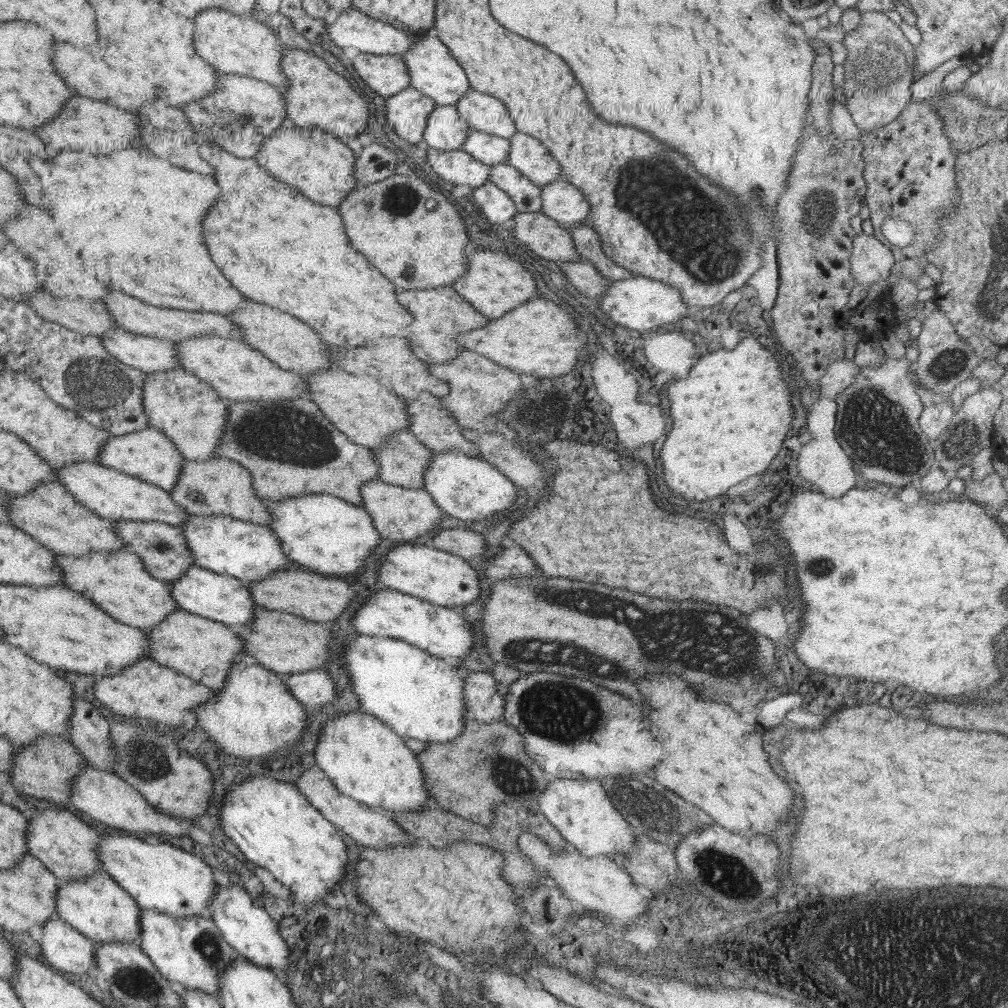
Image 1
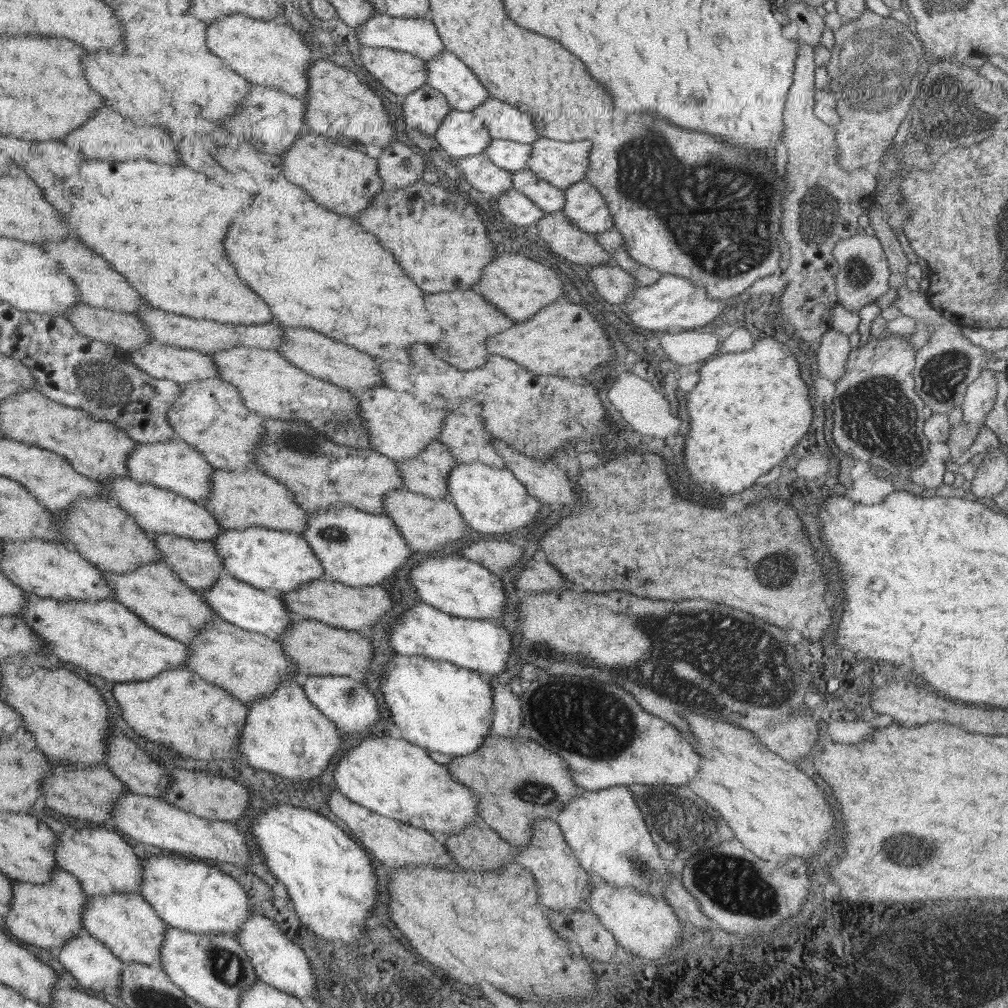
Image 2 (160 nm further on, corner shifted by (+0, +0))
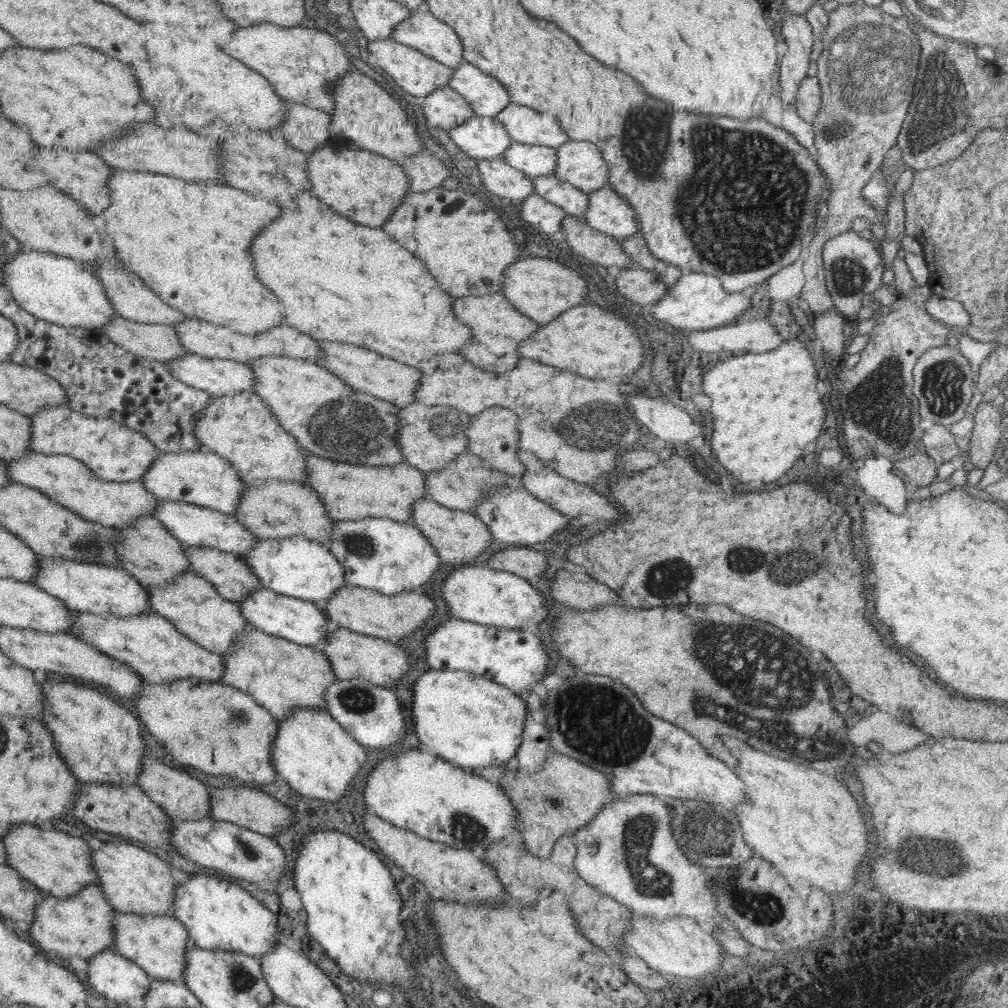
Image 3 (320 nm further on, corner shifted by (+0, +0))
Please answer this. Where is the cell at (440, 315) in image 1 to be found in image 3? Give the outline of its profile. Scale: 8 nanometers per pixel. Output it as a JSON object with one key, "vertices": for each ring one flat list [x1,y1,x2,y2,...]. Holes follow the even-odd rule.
{"vertices":[[487,294,487,296,465,296,465,298,457,298,453,302,453,314,471,328,473,334,473,344,463,350,467,352,465,356,473,356,479,354,475,358,479,360,469,360,475,366,479,366,485,372,507,372,513,370,519,354,515,352,519,342,523,342,525,338,529,338,537,329,538,325,530,318,522,315,516,308,513,308,501,294]]}

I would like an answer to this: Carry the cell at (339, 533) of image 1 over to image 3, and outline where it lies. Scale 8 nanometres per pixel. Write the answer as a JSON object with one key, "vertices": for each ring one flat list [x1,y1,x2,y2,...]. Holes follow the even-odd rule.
{"vertices":[[367,516,359,520,337,520,330,534,328,549,337,562,344,568,344,584,362,589,371,589,384,595,399,594,403,591,418,591,425,582,439,572,441,559,424,538,423,533,409,522,395,522,388,518,371,518]]}

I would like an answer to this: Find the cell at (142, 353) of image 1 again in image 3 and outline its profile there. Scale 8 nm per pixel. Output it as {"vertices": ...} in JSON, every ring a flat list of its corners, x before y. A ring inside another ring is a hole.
{"vertices":[[187,352,163,363,179,382,184,382,187,386,195,387,197,390,207,390,212,396,233,396,238,392,253,392,252,388,256,384,254,372,248,364,240,361,207,358]]}

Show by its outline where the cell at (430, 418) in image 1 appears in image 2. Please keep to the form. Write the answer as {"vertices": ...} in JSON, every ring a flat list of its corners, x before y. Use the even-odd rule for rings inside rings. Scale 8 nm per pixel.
{"vertices":[[461,402,451,414,455,414,455,420,445,417,437,442,444,444,458,463,483,462,505,467,491,447,493,438,483,432,483,418,477,402]]}

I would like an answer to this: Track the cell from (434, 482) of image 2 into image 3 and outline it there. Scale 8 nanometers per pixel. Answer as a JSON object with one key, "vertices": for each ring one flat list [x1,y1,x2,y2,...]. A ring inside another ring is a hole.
{"vertices":[[467,450,452,460,445,468,424,474,425,498,449,509,468,512,473,512,474,508,482,501,482,496,486,492,496,490,500,484,523,485,519,483,517,477,508,475,503,471,487,469,479,457]]}

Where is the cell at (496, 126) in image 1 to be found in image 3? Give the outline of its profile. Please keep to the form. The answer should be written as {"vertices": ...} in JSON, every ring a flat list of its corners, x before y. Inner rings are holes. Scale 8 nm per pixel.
{"vertices":[[512,102,496,114,495,120,501,122,512,142,531,146,547,146,557,149,568,142,567,135,561,130,558,120,553,114,540,114,535,109,519,106]]}

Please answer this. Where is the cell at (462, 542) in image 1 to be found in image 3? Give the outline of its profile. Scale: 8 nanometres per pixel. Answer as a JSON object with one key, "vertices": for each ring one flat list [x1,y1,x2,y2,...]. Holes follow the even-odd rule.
{"vertices":[[511,547,493,553,487,561,487,567,520,576,535,586,539,592,549,592,547,586,546,554,527,547]]}

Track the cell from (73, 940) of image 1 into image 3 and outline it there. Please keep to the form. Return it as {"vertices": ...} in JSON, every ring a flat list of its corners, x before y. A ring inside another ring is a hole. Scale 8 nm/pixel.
{"vertices":[[113,949,102,950,86,963,89,986,113,1003,143,1000,150,990,152,979,146,971]]}

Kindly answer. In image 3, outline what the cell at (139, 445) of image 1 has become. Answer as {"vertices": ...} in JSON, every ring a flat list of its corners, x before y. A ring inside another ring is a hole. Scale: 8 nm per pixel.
{"vertices":[[206,450,162,451,139,481,155,498,179,500,228,515,236,512,245,483,227,459]]}

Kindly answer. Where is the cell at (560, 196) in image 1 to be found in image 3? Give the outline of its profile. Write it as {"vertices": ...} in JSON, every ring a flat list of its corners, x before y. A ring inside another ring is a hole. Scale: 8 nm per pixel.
{"vertices":[[609,186,587,193,587,203,584,219,600,233,621,240,640,230,634,208,621,196,617,196]]}

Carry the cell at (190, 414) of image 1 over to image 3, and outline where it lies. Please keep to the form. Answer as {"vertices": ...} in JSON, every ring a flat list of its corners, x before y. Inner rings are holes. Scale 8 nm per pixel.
{"vertices":[[253,392,212,396,205,408,205,418,196,420,192,433,204,450,227,459,245,483,281,480,303,484,306,480,306,460,299,442,273,418,269,407]]}

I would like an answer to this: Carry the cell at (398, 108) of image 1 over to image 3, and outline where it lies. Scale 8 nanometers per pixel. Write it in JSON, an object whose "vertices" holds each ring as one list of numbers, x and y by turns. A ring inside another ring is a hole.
{"vertices":[[451,87,436,88,423,101,425,126,451,131,474,114,469,103]]}

